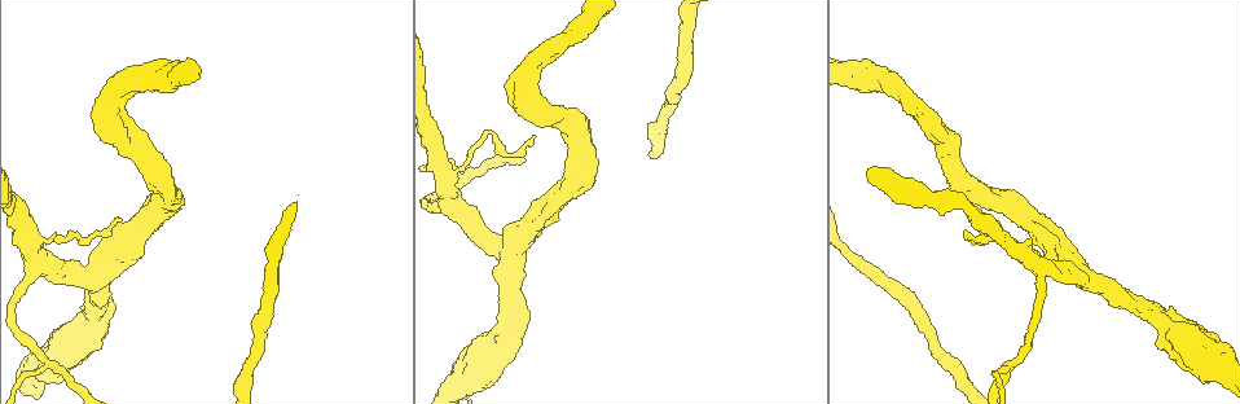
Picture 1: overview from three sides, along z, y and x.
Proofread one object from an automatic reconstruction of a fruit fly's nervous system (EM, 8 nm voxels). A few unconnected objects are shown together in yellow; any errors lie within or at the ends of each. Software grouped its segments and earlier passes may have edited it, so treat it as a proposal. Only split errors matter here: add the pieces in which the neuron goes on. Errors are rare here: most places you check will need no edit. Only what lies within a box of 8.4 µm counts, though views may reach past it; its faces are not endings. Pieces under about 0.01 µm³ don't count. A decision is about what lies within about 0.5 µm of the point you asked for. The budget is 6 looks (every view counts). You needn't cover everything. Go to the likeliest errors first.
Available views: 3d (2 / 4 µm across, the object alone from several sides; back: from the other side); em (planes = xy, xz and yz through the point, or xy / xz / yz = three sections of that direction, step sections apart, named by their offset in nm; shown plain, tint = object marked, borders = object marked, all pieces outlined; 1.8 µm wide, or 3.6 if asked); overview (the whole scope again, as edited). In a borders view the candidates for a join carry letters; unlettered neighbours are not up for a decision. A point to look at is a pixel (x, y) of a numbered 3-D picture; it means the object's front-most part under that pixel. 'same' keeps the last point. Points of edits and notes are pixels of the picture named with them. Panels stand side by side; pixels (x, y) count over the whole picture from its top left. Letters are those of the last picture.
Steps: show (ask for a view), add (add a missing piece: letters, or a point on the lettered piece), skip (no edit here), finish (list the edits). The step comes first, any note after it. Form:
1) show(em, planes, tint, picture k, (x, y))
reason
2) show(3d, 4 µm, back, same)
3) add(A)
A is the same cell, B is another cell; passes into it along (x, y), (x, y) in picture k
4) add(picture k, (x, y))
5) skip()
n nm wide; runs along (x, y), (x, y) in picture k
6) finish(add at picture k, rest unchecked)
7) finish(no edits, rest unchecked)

show(3d, 2 µm, picture 1, (1086, 280))
a fork

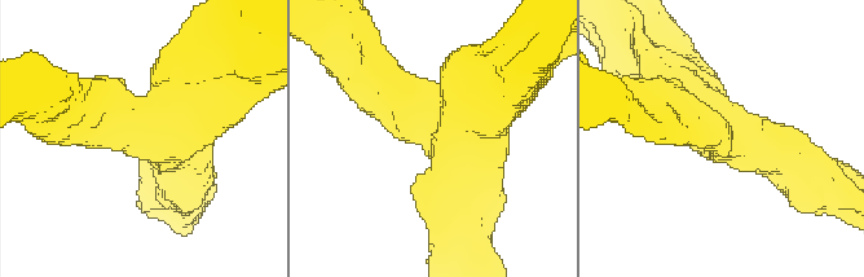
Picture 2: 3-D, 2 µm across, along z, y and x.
show(em, planes, borders, picture 2, (453, 136))
3 arms; arms of 220, 300, 360 nm

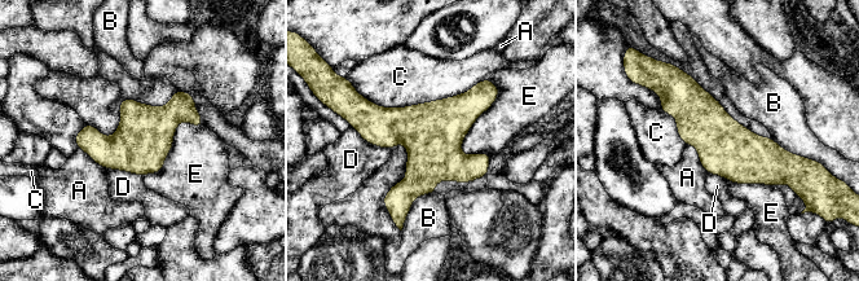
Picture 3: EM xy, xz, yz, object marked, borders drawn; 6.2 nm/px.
skip()
340 nm wide; A, B, C, D and E are other cells; runs along (661, 91), (739, 156), (796, 159) in picture 3; none of them fits

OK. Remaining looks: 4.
show(3d, 2 µm, picture 1, (536, 136))
an open end

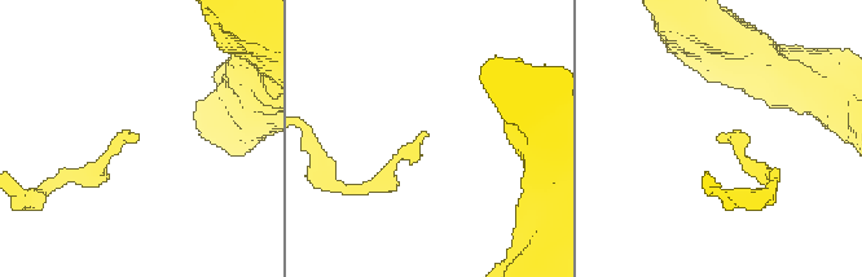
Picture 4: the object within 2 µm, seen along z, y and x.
show(em, 3.6 µm, yz, step 16, tint, picture 4, (138, 138))

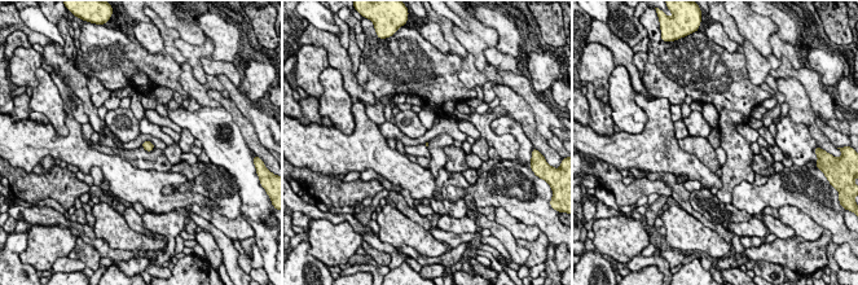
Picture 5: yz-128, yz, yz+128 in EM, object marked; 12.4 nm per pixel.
show(em, 3.6 µm, xz, step 8, borders, same)

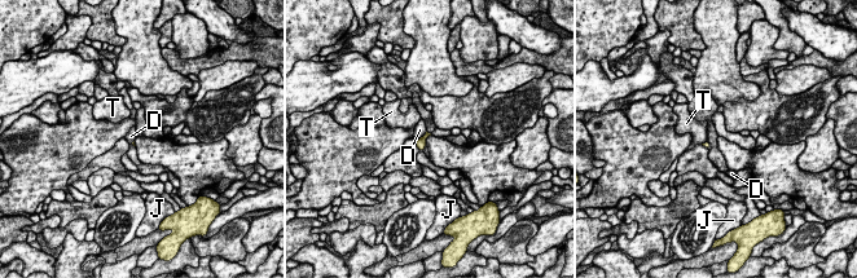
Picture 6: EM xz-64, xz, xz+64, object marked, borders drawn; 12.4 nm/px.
skip()
D, J and T are other cells; border along (431, 135), (426, 138), (425, 144) in picture 6; none of them fits

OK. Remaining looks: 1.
show(em, planes, borders, picture 1, (460, 179))
abrupt turn

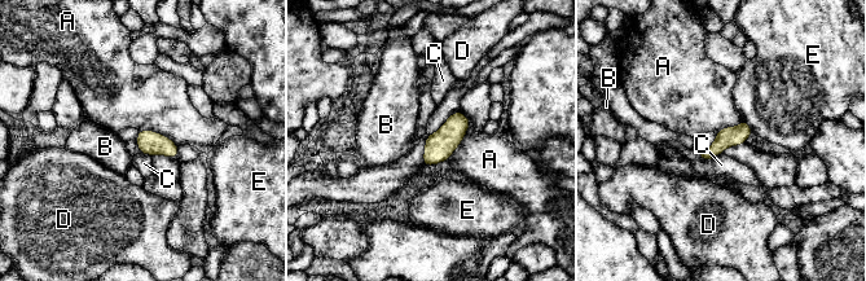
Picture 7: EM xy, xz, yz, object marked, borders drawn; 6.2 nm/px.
skip()
130 nm wide; A, B, C, D and E are other cells; border along (466, 115), (469, 128), (448, 159) in picture 7; no lettered piece goes on from it

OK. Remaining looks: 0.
finish(no edits, rest unchecked)

